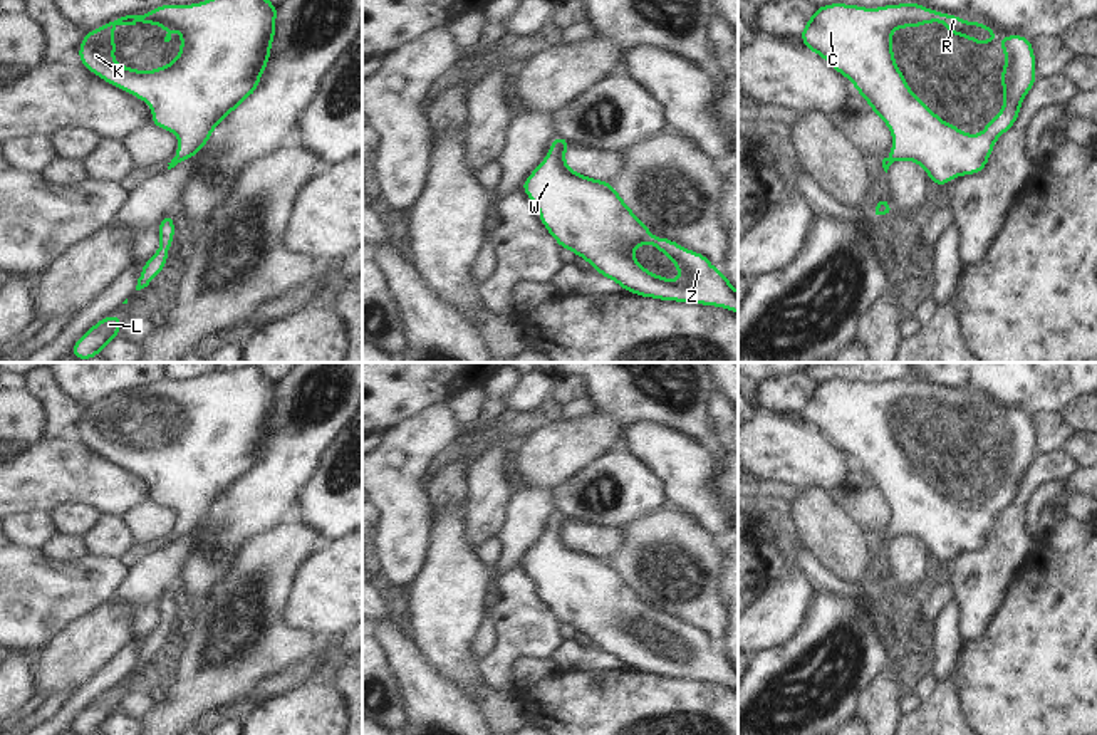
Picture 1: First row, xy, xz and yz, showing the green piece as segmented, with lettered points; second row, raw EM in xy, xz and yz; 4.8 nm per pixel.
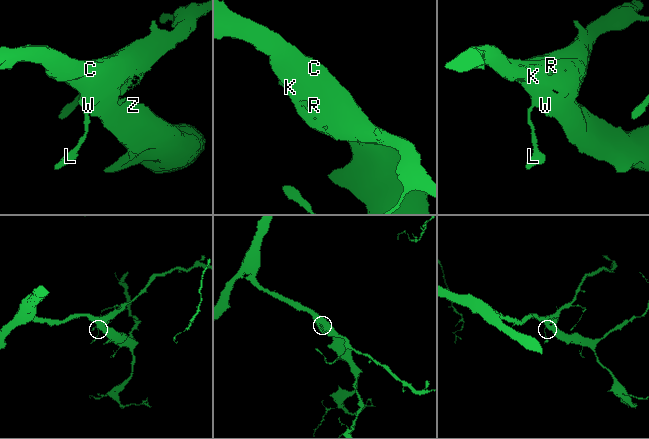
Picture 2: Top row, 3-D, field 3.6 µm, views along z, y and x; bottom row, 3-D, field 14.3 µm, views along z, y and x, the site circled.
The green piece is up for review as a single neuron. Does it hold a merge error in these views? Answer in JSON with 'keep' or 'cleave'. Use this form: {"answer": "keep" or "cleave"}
{"answer": "keep"}

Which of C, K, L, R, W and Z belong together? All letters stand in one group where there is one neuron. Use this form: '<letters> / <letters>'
C K L R W Z

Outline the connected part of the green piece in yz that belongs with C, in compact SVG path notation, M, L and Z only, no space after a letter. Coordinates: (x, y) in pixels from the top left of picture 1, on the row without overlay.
M835 378L815 384L800 414L803 416L803 425L817 428L839 450L845 451L869 478L871 485L887 500L894 519L891 530L882 535L884 547L887 549L889 542L897 535L914 537L924 544L939 566L944 559L961 550L975 550L986 544L995 517L1016 498L1022 477L1037 456L1037 446L1032 416L1023 411L1005 411L1000 418L1006 435L1001 446L1003 483L996 493L986 497L983 510L966 512L959 503L944 498L907 463L894 436L891 408L894 404L923 403L928 398L943 398L953 411L968 413L978 421L995 418L998 411L983 398L964 398L958 391L926 384L916 378L884 381L881 384L862 384Z

